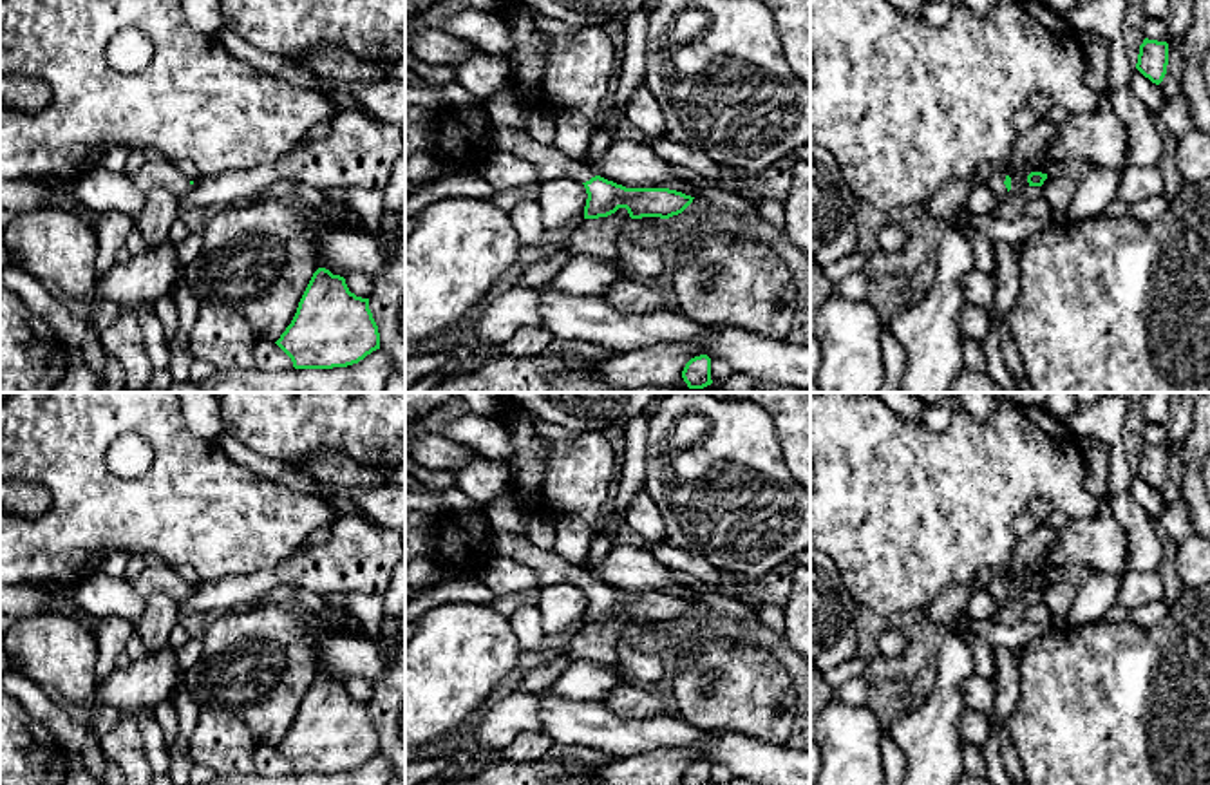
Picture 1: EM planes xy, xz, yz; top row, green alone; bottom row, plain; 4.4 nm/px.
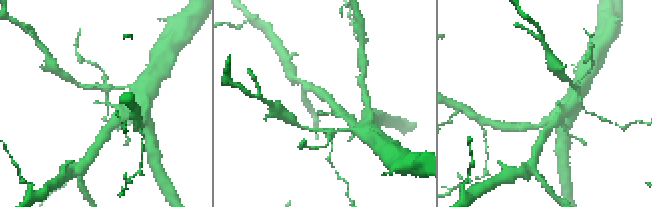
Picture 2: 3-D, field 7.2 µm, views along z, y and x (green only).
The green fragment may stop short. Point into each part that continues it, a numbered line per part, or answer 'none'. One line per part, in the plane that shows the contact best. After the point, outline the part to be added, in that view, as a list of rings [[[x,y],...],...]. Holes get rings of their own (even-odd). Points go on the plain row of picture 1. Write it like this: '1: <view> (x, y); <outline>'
1: yz (995, 586); [[[993,577],[984,590],[998,602],[998,604],[1006,604],[1007,601],[1007,593],[1004,590],[1006,586],[1006,577]]]

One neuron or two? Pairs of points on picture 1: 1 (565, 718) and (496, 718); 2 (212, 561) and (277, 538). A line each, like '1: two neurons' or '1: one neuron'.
1: two neurons
2: one neuron

